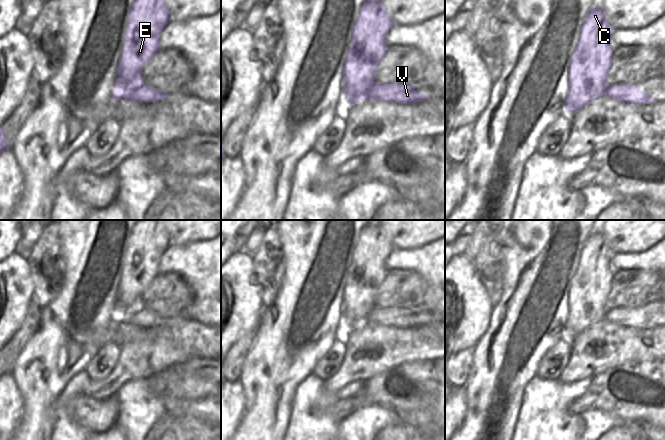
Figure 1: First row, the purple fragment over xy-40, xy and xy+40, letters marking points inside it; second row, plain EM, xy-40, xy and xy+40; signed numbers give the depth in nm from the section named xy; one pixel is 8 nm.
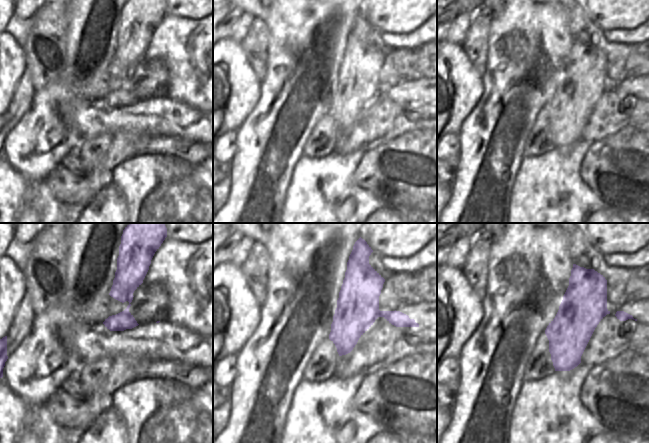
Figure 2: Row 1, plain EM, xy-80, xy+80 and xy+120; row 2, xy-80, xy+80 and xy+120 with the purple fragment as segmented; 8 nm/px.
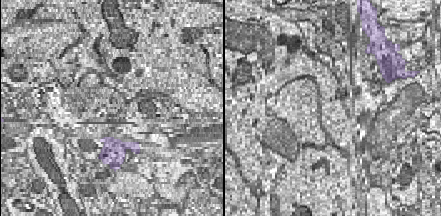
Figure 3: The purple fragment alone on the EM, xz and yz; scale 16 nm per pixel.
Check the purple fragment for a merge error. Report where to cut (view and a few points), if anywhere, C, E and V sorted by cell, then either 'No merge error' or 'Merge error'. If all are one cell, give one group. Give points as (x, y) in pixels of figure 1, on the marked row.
Split along xy-40 (140, 75), (125, 83). Groups: C E / V. Merge error

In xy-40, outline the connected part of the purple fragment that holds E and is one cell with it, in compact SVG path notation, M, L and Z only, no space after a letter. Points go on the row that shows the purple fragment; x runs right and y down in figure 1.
M135 0L129 13L127 31L117 76L130 83L159 51L159 37L169 21L164 0Z

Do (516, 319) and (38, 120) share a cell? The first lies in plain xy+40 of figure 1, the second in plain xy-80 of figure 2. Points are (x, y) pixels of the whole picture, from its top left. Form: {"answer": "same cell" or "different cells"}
{"answer": "same cell"}

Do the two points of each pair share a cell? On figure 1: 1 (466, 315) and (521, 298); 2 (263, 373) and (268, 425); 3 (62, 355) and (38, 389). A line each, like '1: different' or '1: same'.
1: different
2: same
3: same

